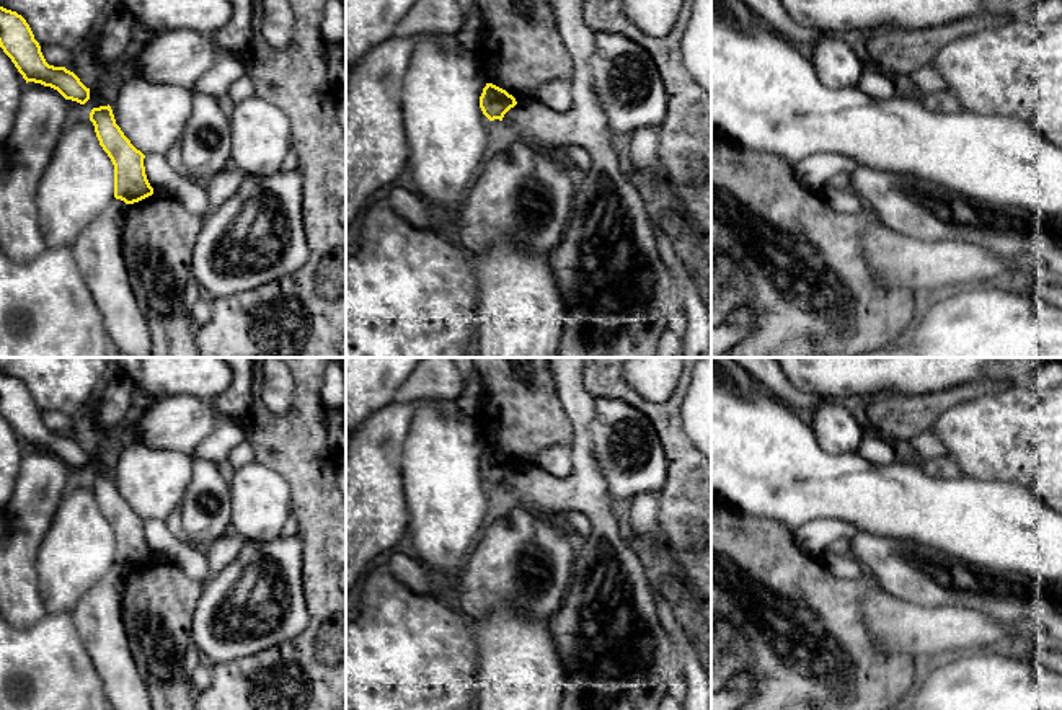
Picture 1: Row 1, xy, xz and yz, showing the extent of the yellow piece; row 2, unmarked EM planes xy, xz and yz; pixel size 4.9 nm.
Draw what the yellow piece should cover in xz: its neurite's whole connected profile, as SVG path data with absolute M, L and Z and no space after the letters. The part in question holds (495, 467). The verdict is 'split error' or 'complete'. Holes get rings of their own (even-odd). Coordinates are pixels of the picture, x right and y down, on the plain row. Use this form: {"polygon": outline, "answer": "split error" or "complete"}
{"polygon": "M486 449L480 462L480 473L489 486L502 486L504 480L516 470L517 467L512 460L493 449Z", "answer": "complete"}

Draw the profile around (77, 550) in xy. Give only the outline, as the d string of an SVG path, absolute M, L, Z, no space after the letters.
M90 485L64 495L46 532L38 557L39 596L47 612L73 610L80 597L114 566L114 530L100 511Z

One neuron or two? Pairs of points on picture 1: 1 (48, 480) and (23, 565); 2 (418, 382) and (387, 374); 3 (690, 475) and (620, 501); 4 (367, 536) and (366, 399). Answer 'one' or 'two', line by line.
1: one
2: two
3: two
4: two

